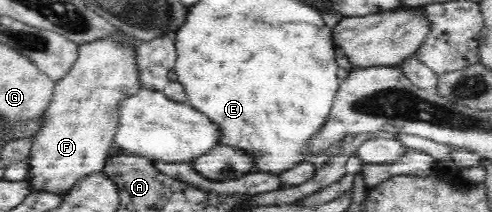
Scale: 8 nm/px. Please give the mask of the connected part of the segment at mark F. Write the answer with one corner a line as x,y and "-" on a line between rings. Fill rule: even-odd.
110,38
97,39
96,42
81,43
78,46
78,57
70,71
57,81
53,99
42,113
42,123
39,124
38,133
34,135
34,143
31,144
28,174
32,181
32,191
69,193
82,178
102,173
110,159
109,153
115,147
114,137
119,121
118,103
143,89
138,80
135,50
132,45
119,45

